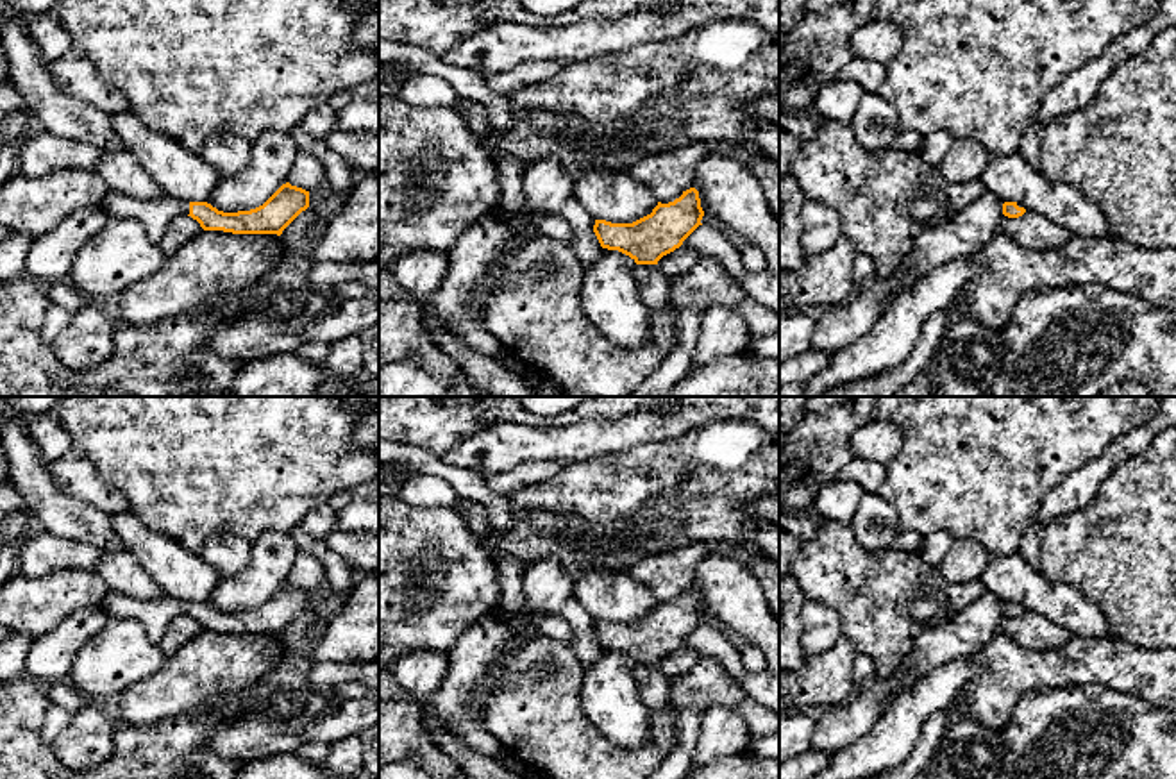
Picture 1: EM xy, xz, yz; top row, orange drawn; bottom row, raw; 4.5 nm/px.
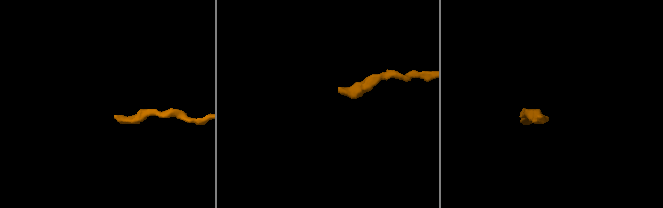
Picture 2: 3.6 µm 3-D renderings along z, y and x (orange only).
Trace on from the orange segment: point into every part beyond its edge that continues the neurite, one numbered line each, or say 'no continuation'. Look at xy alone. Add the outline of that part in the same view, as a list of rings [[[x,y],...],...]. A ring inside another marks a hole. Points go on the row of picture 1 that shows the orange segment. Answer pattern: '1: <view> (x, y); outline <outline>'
1: xy (156, 215); outline [[[116,189],[107,191],[102,207],[107,218],[141,222],[152,243],[159,243],[164,238],[170,222],[177,214],[189,214],[189,202],[186,200],[175,200],[164,195],[159,200],[147,202]]]

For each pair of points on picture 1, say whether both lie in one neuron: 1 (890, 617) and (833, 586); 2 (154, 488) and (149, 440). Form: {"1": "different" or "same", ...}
{"1": "same", "2": "same"}

